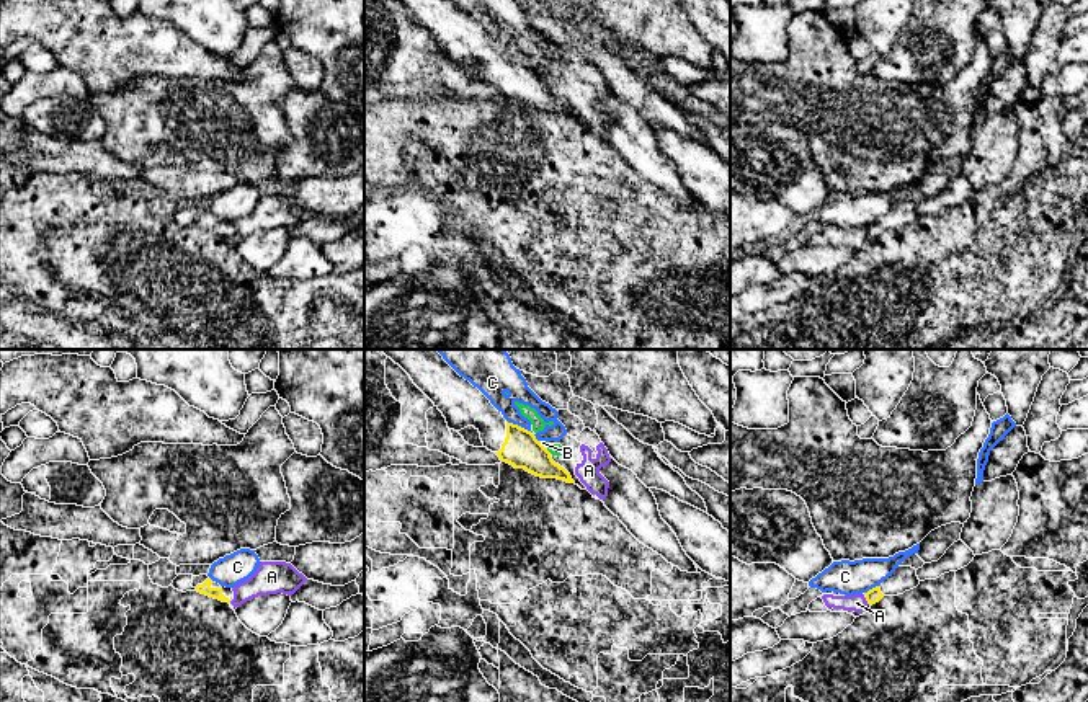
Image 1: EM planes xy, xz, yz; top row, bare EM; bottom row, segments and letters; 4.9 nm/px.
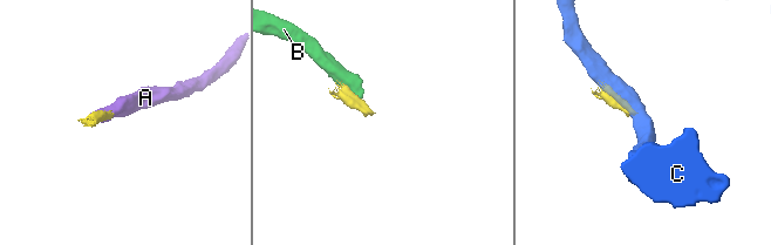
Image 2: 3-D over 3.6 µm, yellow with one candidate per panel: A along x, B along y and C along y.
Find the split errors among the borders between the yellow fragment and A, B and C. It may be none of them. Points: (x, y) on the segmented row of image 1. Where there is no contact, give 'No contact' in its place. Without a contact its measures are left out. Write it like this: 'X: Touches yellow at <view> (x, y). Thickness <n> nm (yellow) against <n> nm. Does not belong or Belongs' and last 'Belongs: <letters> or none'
A: Touches yellow at yz (866, 599). Thickness 70 nm (yellow) against 90 nm. Does not belong
B: Touches yellow at xz (541, 444). Thickness 180 nm (yellow) against 20 nm. Does not belong
C: Touches yellow at xz (523, 428). Thickness 180 nm (yellow) against 120 nm. Does not belong
Belongs: none

